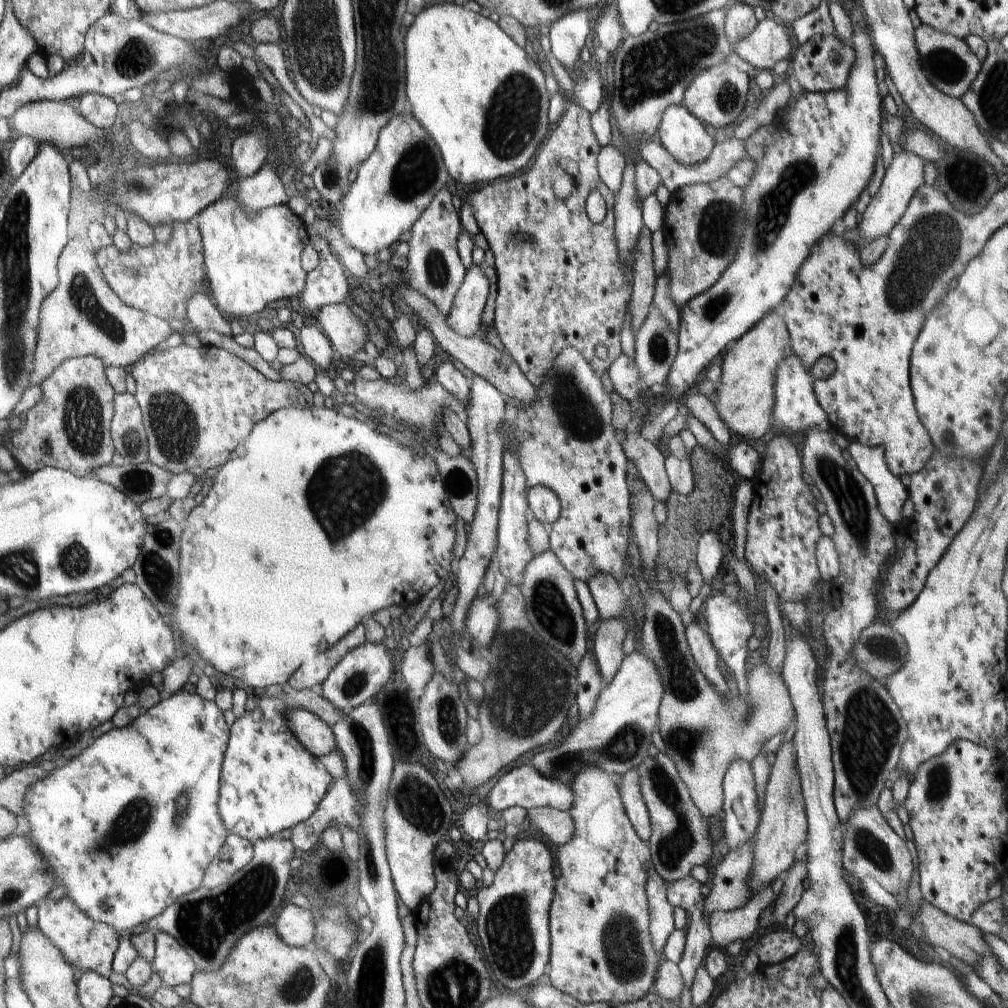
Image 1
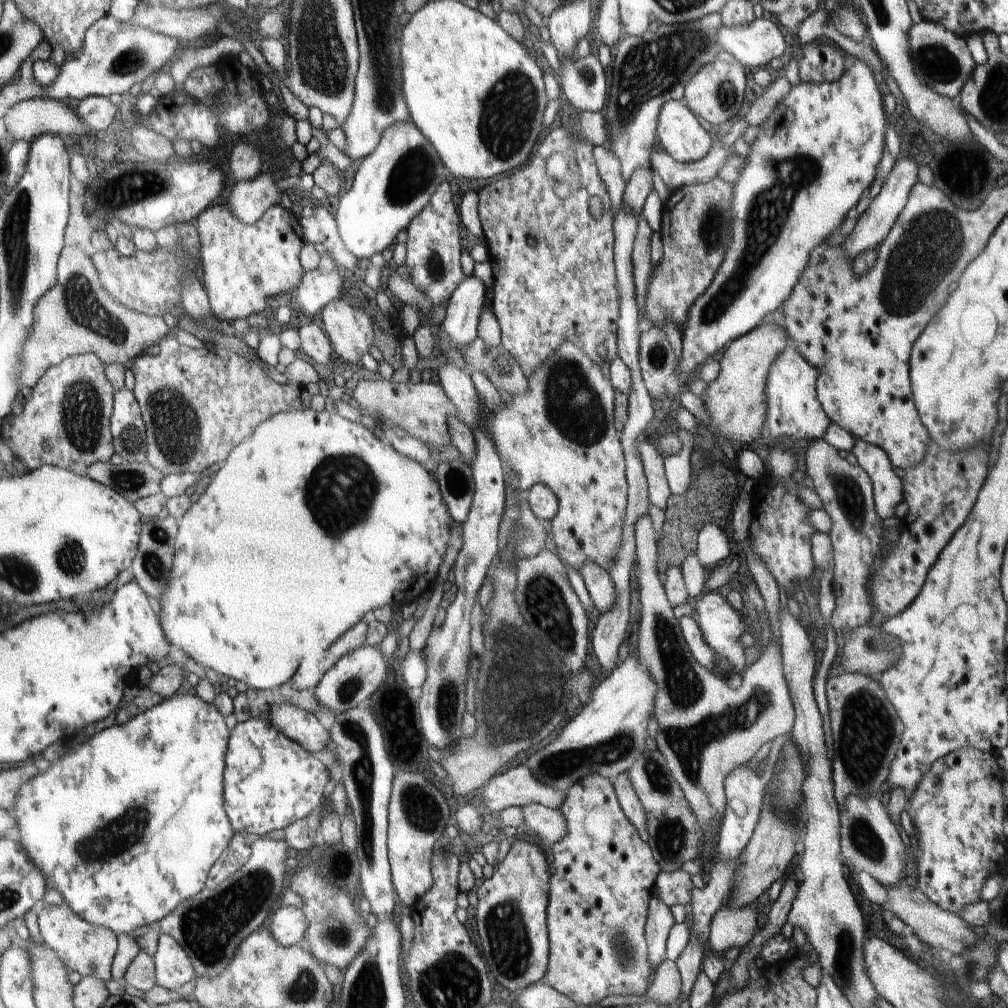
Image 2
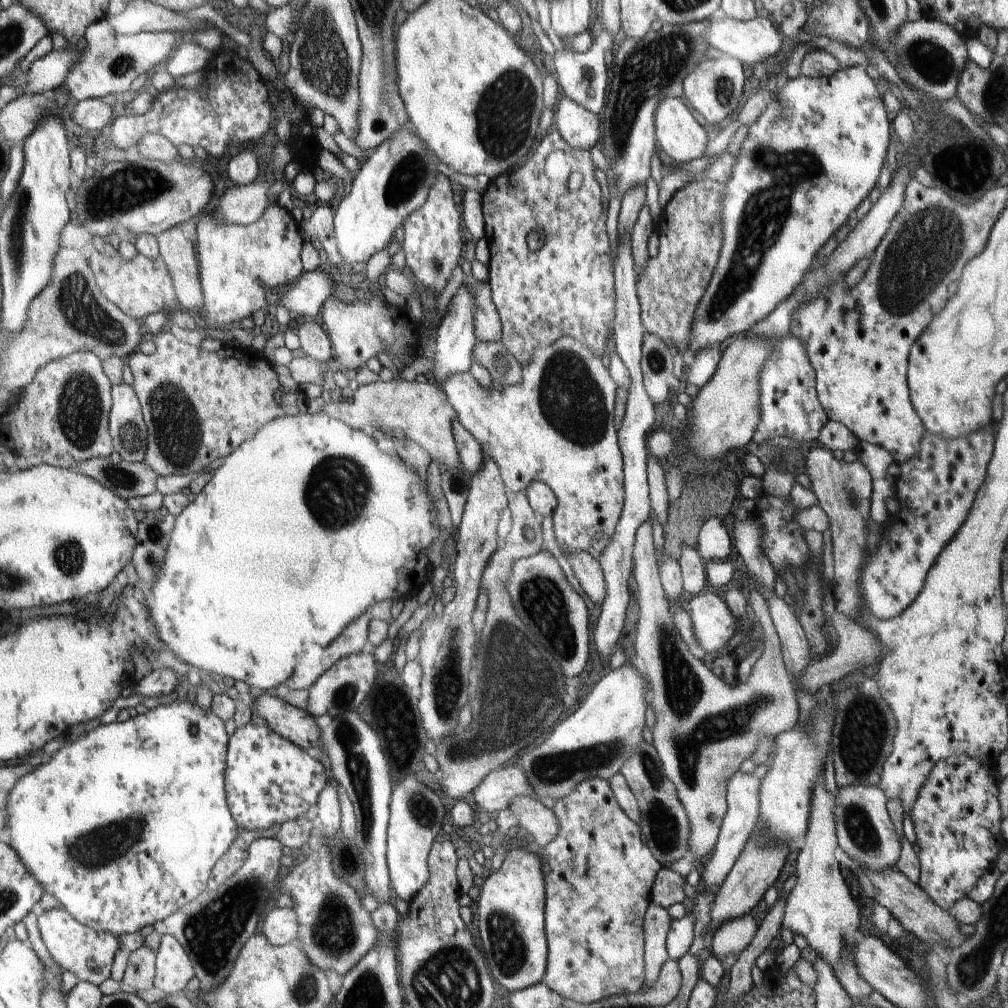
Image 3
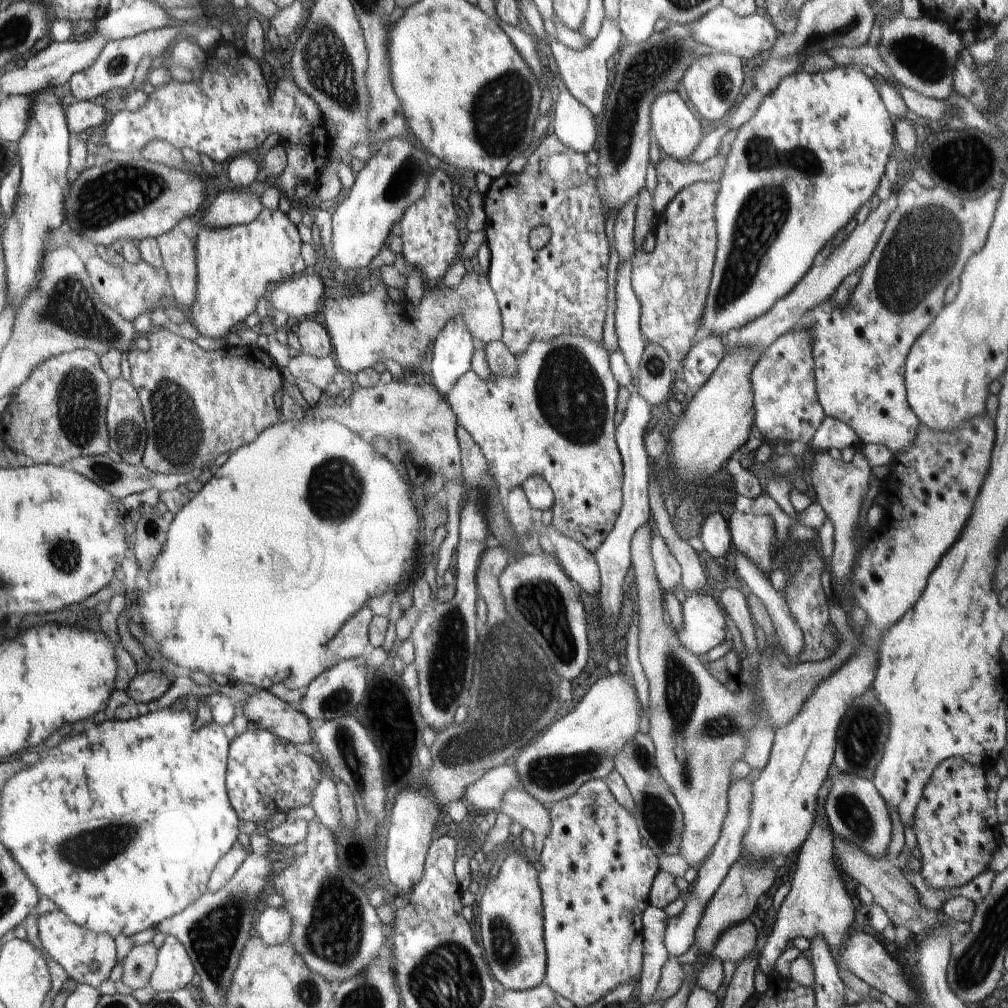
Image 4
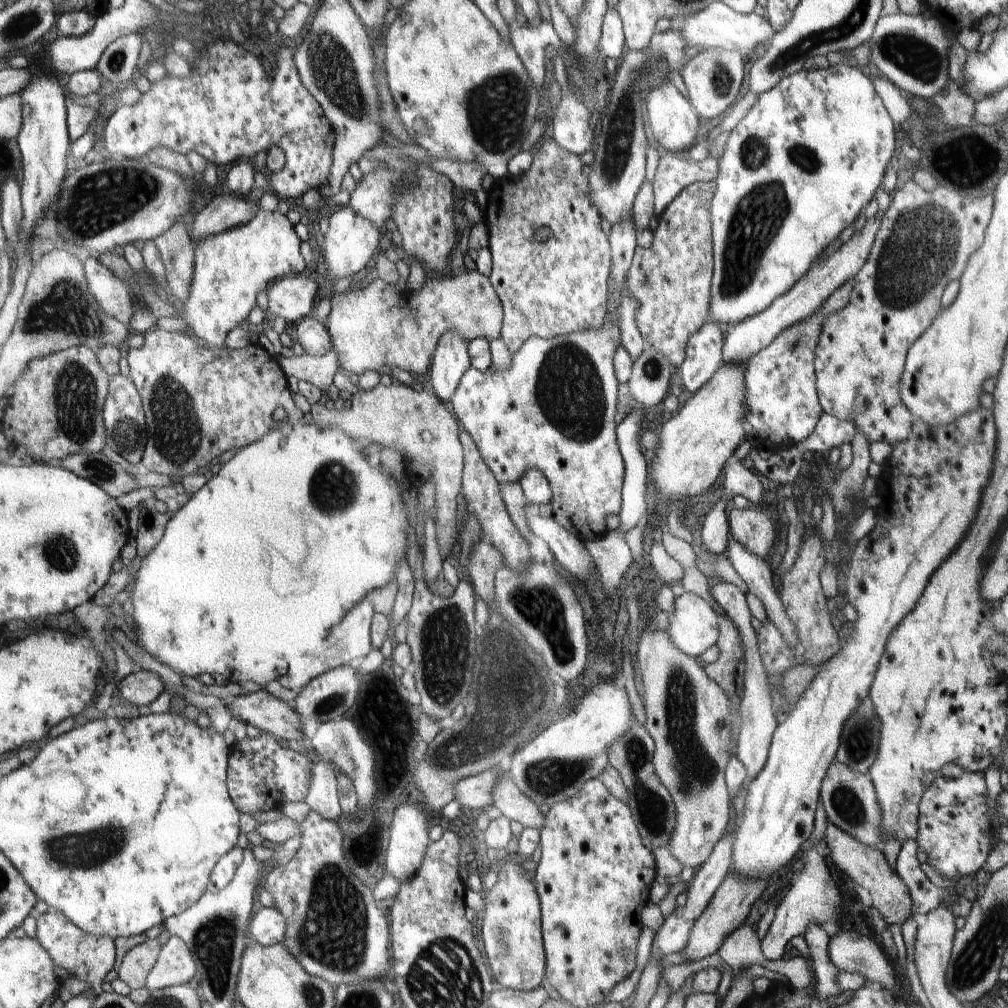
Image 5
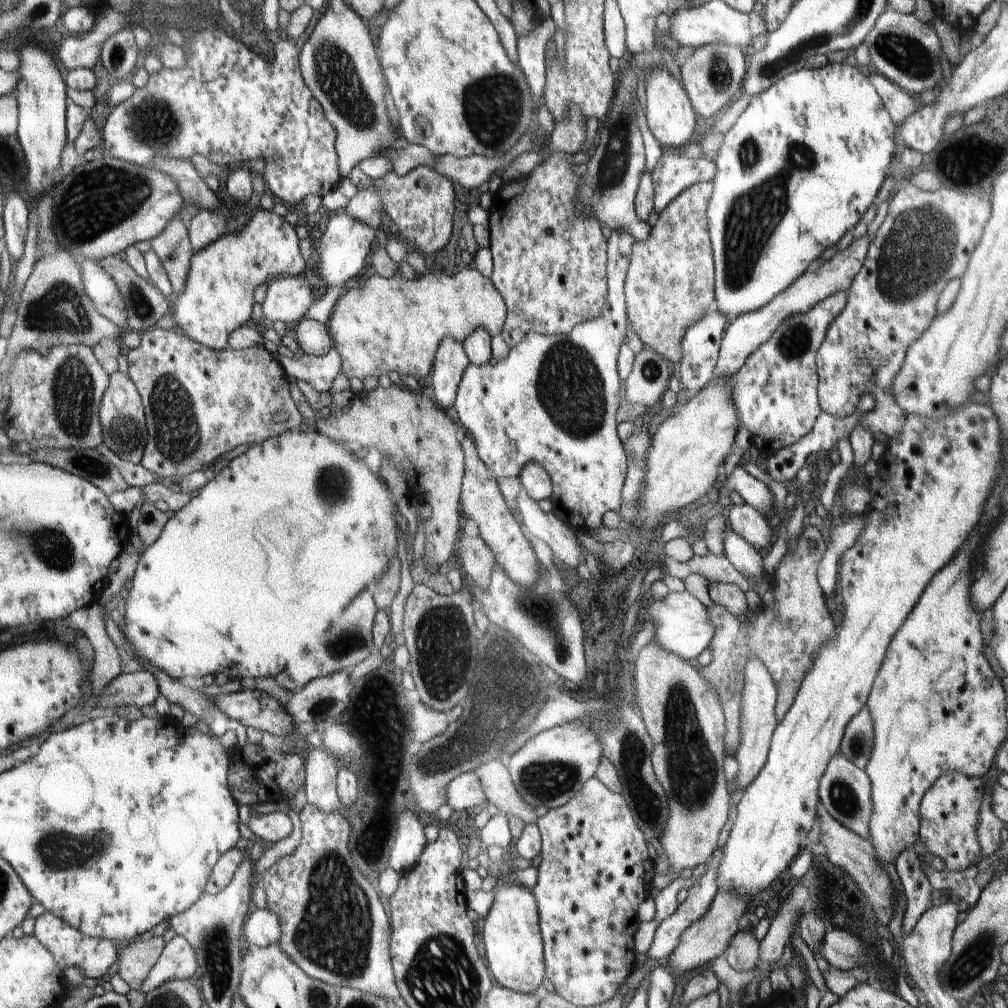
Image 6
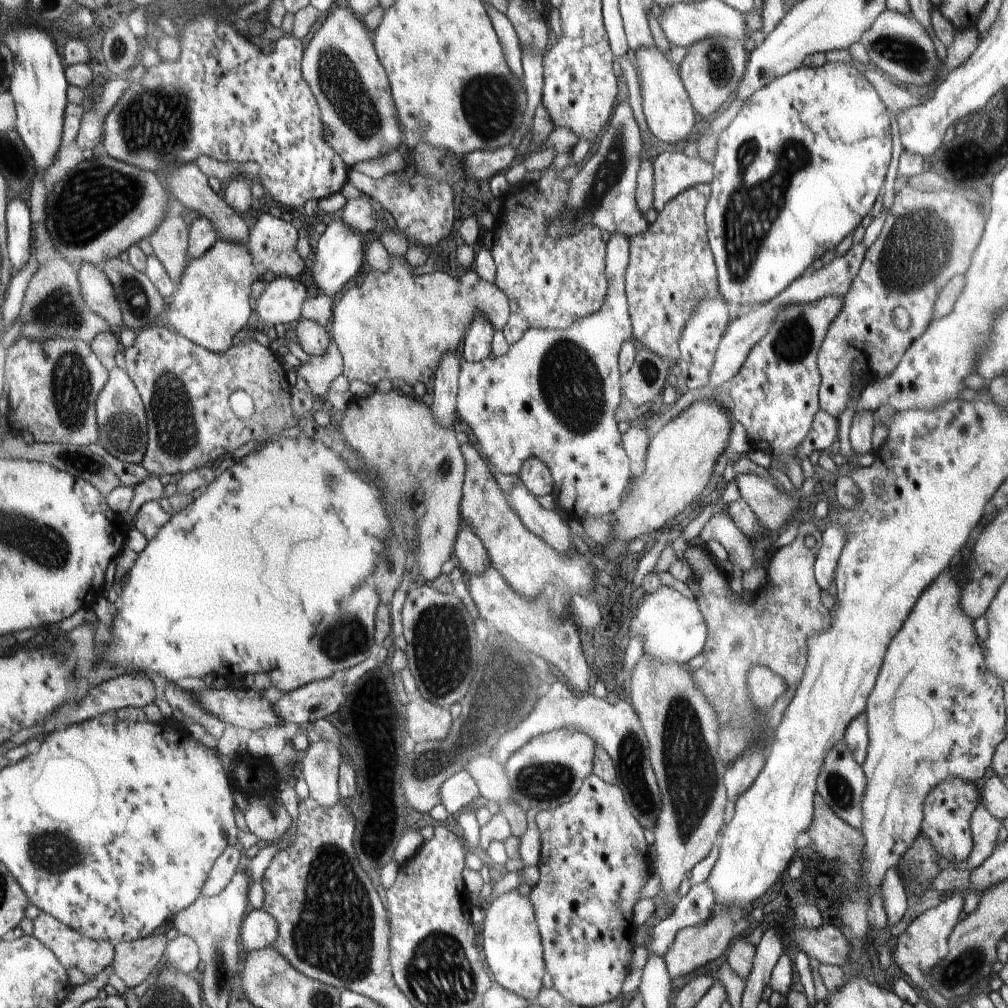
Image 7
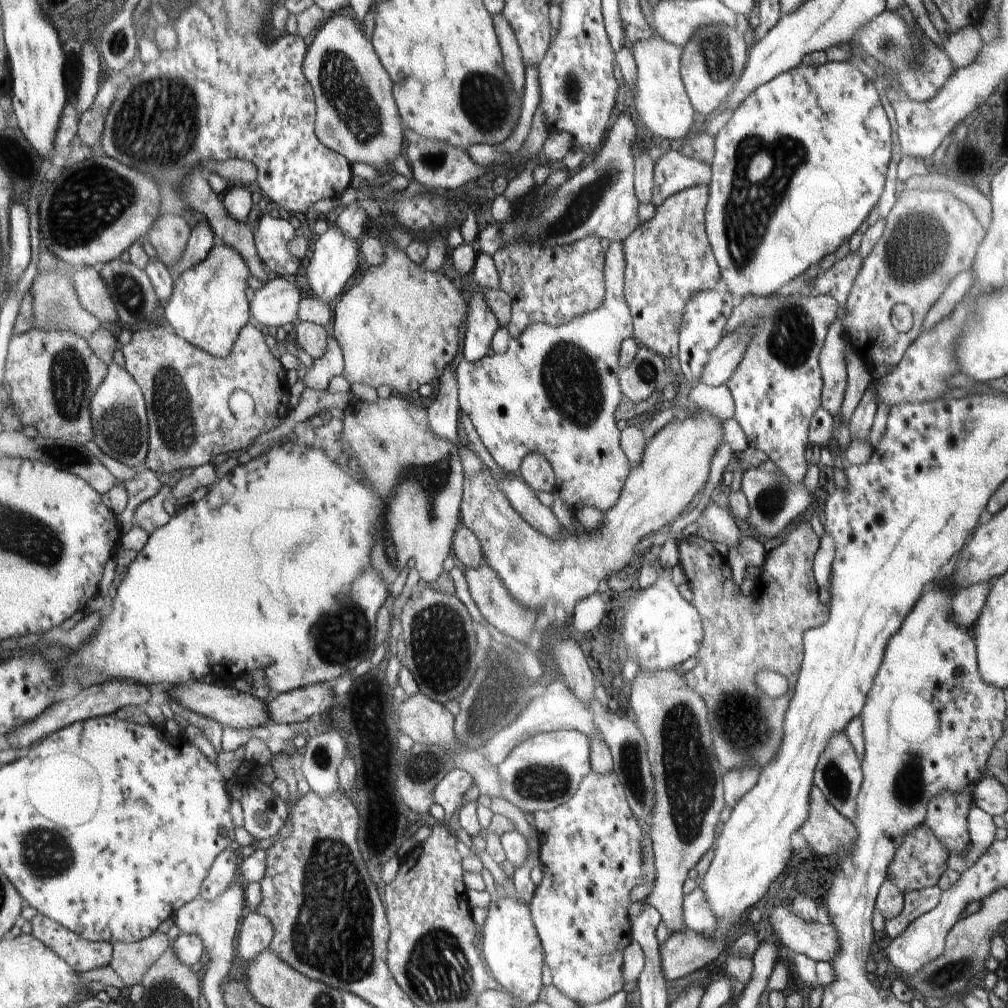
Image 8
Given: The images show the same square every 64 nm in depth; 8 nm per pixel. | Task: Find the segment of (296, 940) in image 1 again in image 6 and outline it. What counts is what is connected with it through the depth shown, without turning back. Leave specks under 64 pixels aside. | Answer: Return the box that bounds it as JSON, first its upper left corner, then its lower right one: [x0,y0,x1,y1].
[243,909,280,947]

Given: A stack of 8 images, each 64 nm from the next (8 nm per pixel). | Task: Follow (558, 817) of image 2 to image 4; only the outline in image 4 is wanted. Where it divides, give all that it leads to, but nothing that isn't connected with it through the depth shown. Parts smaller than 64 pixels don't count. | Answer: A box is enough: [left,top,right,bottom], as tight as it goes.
[500,787,550,854]

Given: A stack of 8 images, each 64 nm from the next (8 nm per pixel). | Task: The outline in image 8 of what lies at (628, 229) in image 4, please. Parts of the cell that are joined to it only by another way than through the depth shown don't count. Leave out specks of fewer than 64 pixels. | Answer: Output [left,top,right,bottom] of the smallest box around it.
[456,242,634,513]

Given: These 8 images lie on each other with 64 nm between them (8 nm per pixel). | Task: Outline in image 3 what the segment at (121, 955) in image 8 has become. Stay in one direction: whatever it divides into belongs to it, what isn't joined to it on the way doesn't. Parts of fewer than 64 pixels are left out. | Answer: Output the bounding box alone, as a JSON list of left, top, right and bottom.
[122,946,156,991]

